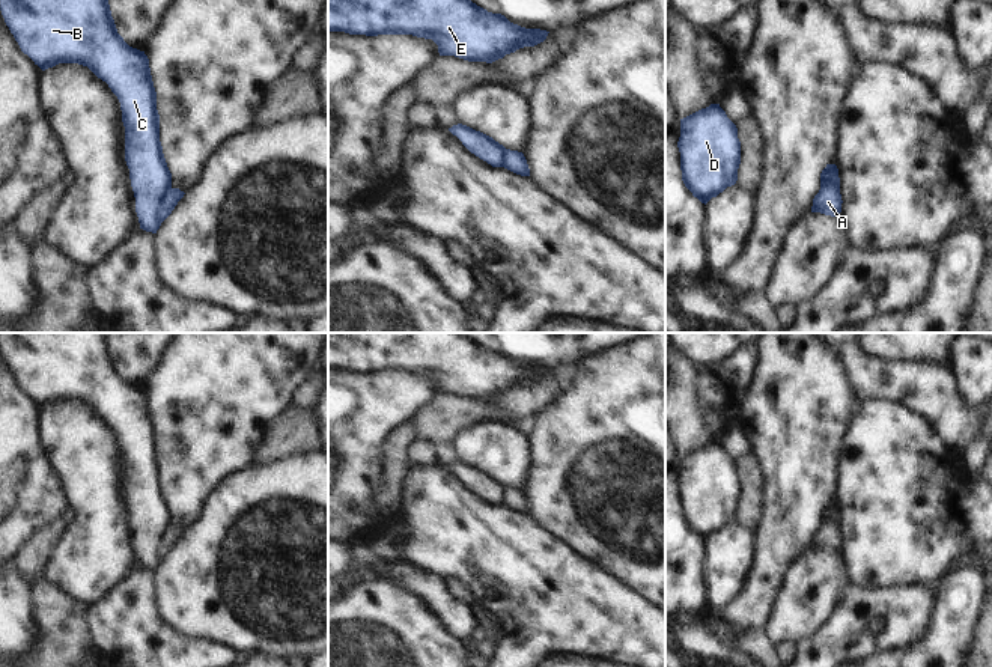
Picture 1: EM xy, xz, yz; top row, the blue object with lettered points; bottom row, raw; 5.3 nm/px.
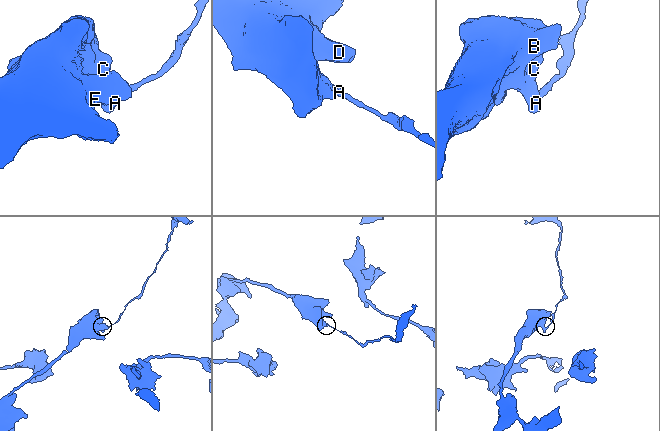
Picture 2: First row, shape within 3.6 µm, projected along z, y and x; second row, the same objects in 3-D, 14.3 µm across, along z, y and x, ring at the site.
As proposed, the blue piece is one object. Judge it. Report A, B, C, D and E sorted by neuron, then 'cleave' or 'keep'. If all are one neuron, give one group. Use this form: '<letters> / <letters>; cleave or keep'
A / B C D E; cleave

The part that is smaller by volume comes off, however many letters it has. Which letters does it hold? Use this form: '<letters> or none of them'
A

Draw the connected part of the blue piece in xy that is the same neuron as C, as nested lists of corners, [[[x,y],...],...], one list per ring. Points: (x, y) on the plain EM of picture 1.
[[[0,333],[0,348],[21,388],[42,408],[59,401],[87,404],[117,434],[125,464],[125,498],[140,566],[157,571],[163,535],[172,525],[172,510],[160,479],[157,429],[148,393],[129,384],[117,370],[108,333]]]

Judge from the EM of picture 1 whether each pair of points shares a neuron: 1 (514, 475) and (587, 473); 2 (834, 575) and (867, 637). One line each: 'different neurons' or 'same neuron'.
1: different neurons
2: different neurons

